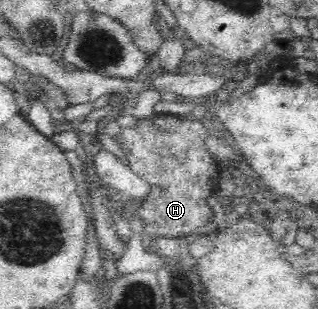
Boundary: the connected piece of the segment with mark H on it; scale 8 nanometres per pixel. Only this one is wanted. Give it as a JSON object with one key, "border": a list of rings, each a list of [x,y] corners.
{"border":[[[157,114],[153,122],[148,120],[139,120],[137,128],[121,128],[118,142],[121,144],[125,156],[127,157],[129,167],[135,171],[141,178],[151,183],[156,191],[154,196],[143,199],[130,199],[116,197],[115,202],[121,213],[129,217],[137,214],[145,228],[145,236],[152,238],[185,238],[198,228],[209,225],[214,215],[212,208],[208,205],[206,198],[218,189],[218,180],[220,168],[218,162],[211,157],[211,154],[205,148],[205,140],[208,136],[208,130],[203,122],[197,119],[189,120],[179,116],[169,114]]]}

